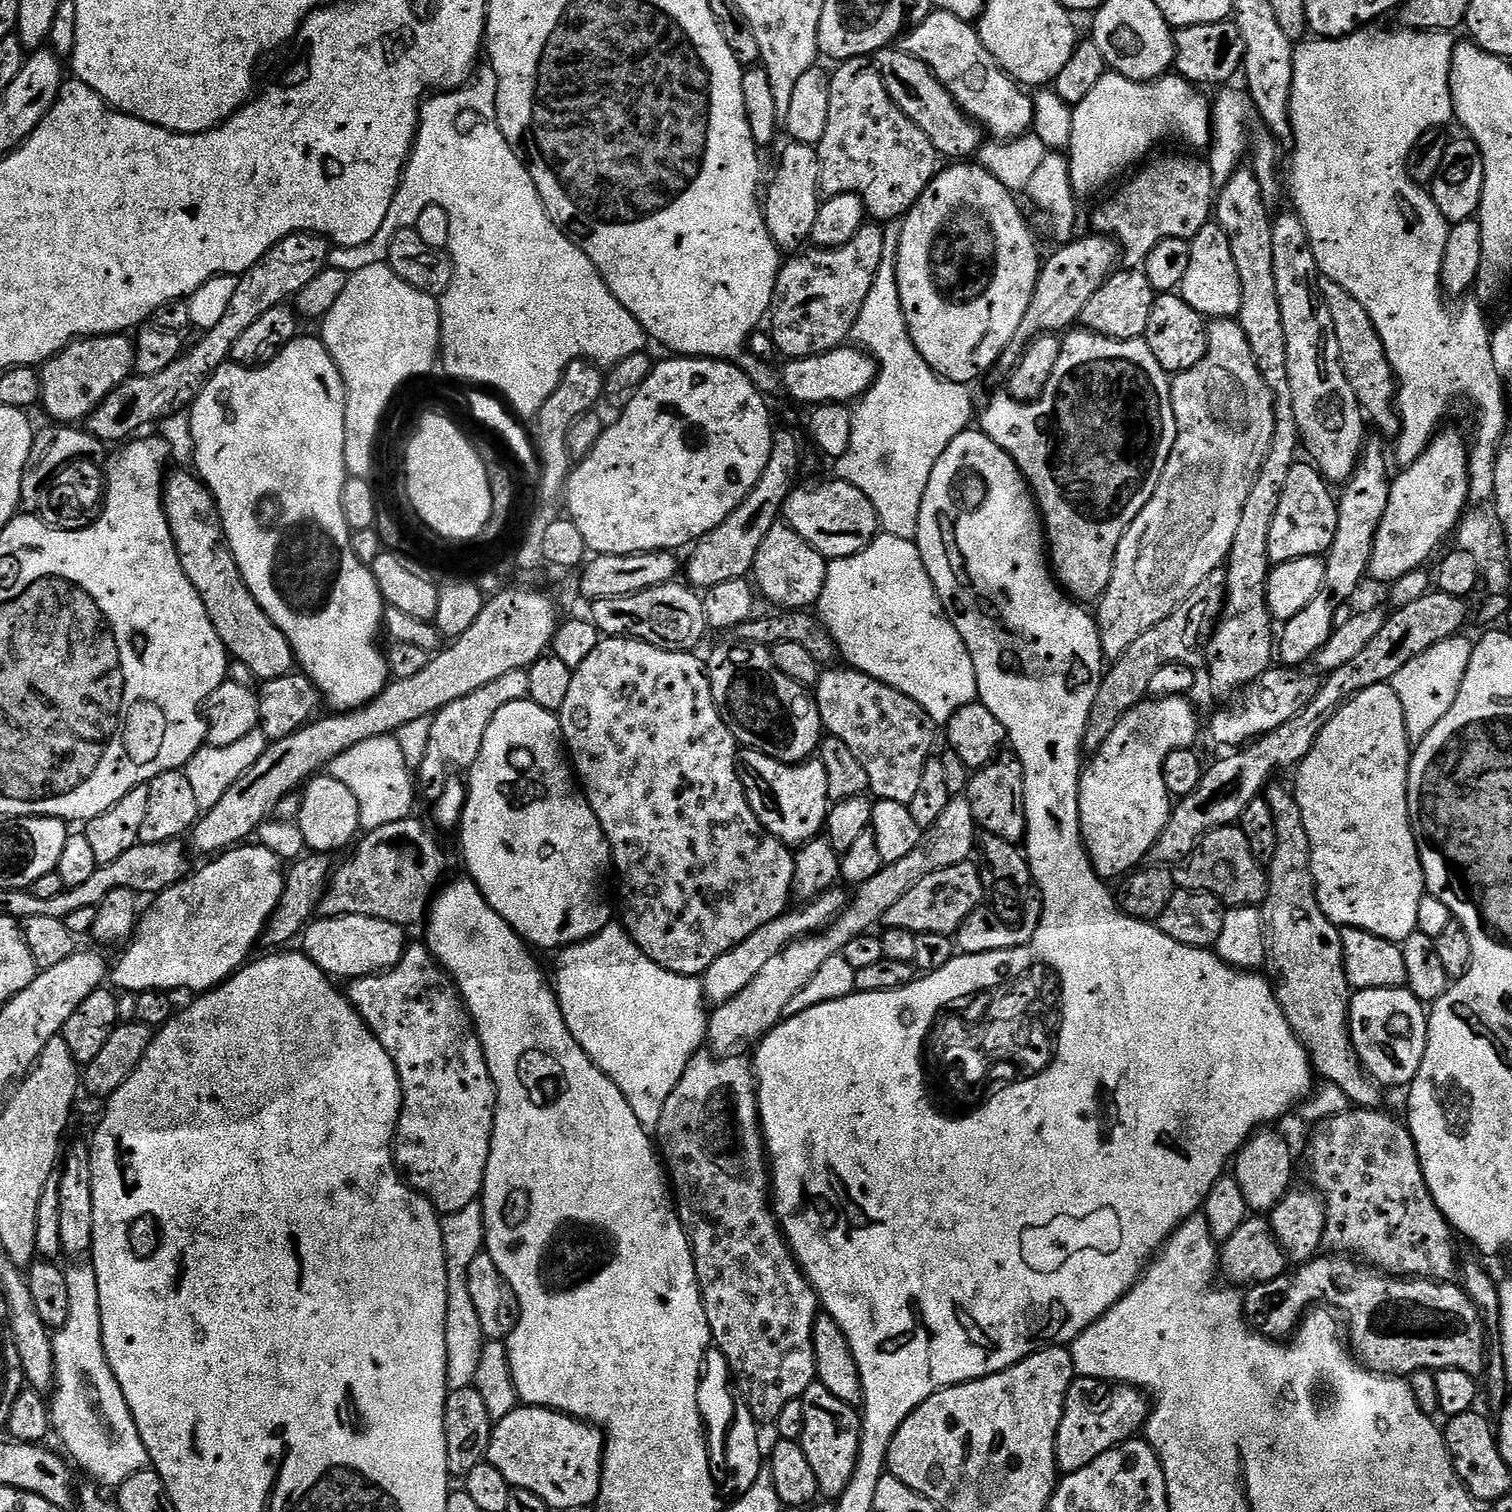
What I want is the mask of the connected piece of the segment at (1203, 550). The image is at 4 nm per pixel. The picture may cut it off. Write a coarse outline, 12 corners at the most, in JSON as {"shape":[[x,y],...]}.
{"shape":[[1235,319],[1094,619],[1112,662],[1227,561],[1276,401]]}

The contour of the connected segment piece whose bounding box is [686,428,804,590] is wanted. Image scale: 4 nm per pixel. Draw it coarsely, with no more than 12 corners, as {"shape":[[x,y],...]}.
{"shape":[[775,433],[766,470],[686,560],[693,589],[742,580],[798,487],[803,438]]}

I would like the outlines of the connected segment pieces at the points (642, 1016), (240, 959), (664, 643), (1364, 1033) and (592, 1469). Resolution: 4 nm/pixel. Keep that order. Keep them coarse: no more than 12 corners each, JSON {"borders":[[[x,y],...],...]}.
{"borders":[[[613,922],[559,949],[570,1034],[659,1125],[705,1047],[695,976]],[[275,852],[209,859],[143,909],[121,993],[203,994],[282,898]],[[673,582],[591,601],[608,638],[692,652],[710,629],[701,593]],[[1407,987],[1353,995],[1352,1044],[1375,1083],[1411,1085],[1428,1045]],[[517,1406],[487,1463],[549,1509],[600,1499],[606,1436],[555,1408]]]}

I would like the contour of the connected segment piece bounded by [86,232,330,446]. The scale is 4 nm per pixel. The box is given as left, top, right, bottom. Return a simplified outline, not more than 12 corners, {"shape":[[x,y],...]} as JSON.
{"shape":[[327,236],[282,238],[237,279],[218,326],[159,374],[129,376],[86,431],[116,446],[191,409],[266,310],[329,264]]}

